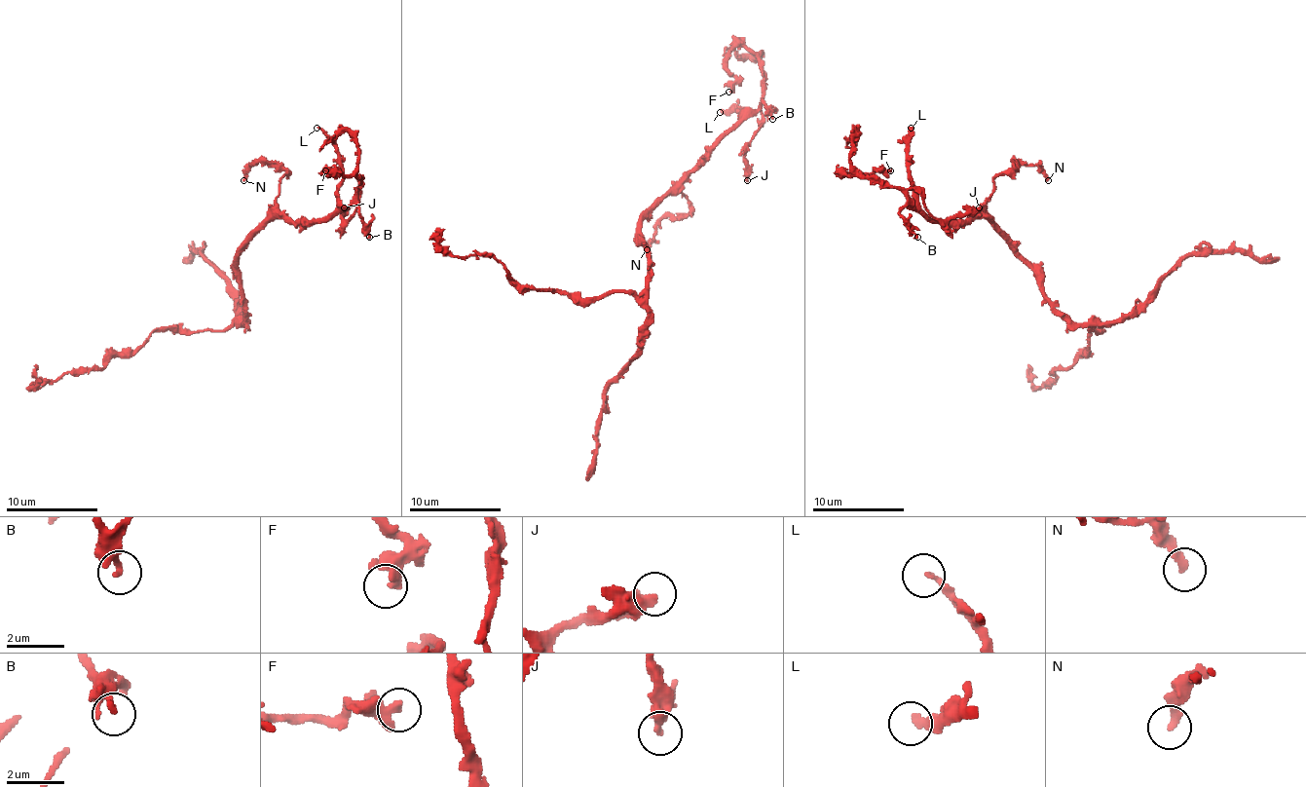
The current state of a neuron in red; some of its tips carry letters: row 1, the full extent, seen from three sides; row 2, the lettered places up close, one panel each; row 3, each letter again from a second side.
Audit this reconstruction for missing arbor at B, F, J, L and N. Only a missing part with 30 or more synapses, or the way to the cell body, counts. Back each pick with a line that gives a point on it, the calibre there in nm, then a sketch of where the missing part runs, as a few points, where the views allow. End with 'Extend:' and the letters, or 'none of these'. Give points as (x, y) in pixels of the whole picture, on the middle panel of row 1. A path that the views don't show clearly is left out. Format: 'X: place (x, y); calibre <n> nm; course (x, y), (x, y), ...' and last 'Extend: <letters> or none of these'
L: place (720, 112); calibre 240 nm; course (720, 112), (718, 117), (713, 105), (722, 85), (757, 51), (761, 32)
Extend: L

